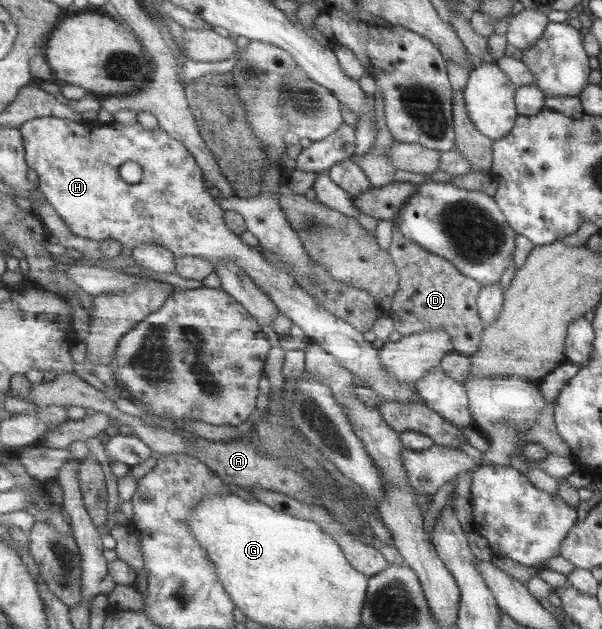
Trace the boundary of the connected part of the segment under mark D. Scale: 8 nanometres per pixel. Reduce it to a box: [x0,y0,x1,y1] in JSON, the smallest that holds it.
[387,225,483,356]

